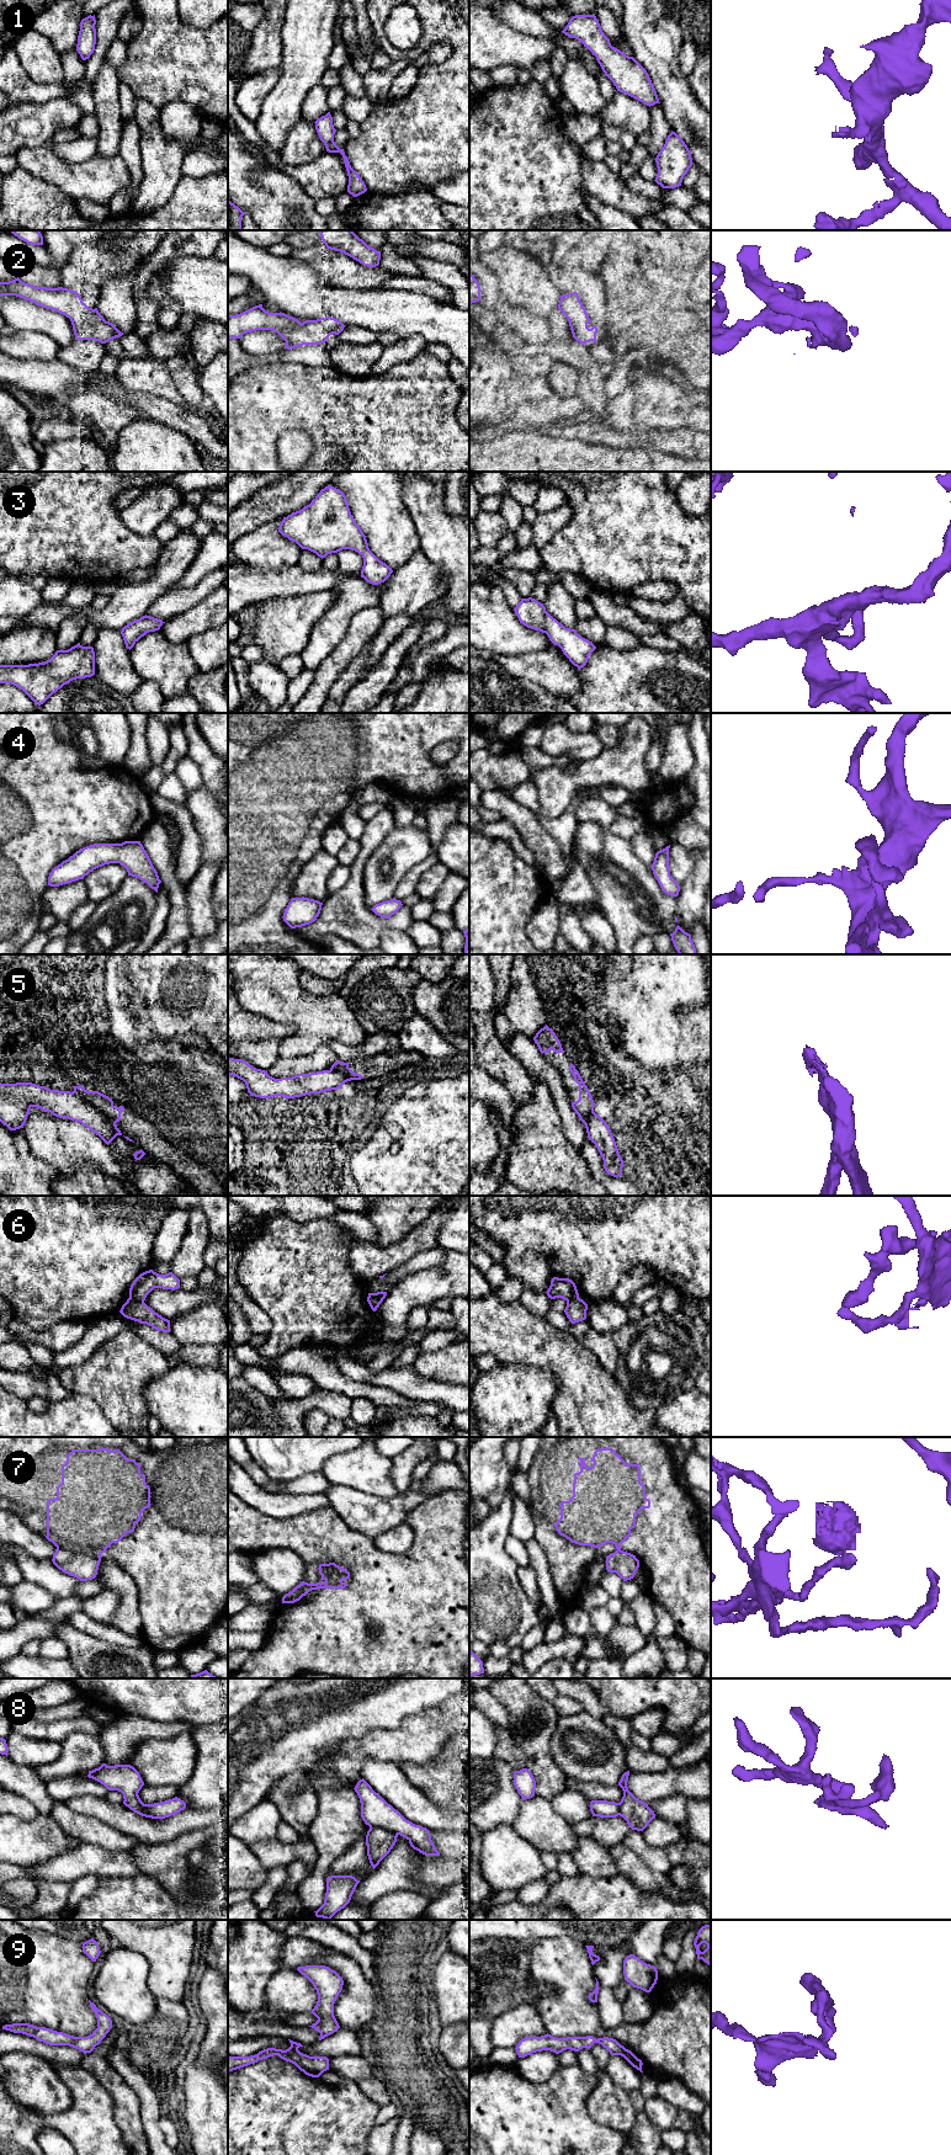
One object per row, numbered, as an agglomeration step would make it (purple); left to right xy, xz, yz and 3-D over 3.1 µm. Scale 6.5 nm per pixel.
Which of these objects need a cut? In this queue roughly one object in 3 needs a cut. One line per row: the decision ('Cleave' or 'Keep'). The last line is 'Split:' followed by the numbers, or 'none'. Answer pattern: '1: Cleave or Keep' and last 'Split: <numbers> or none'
1: Keep
2: Keep
3: Keep
4: Keep
5: Cleave
6: Cleave
7: Cleave
8: Keep
9: Keep
Split: 5, 6, 7

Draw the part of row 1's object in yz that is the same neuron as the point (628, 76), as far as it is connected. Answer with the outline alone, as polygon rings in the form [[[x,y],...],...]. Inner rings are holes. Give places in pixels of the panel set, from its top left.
[[[575,15],[562,31],[580,41],[596,57],[617,91],[647,106],[660,103],[647,70],[633,58],[611,46],[595,15]]]

